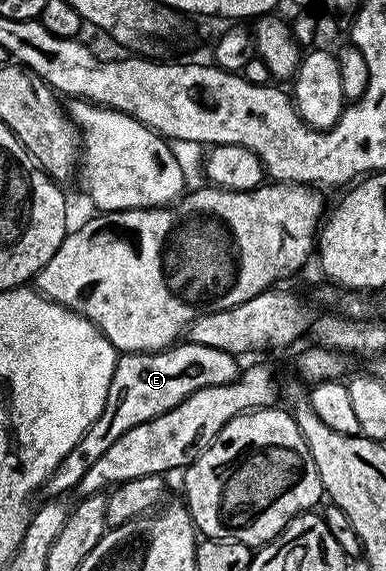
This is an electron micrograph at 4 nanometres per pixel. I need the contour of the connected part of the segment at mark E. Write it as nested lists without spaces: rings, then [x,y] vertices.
[[[176,343],[170,349],[158,349],[155,353],[125,353],[115,362],[113,379],[109,383],[109,395],[105,399],[105,407],[101,415],[87,429],[87,434],[65,455],[65,459],[47,480],[45,489],[52,498],[64,496],[66,489],[78,490],[81,478],[129,427],[137,427],[137,423],[145,423],[181,403],[193,391],[203,387],[217,387],[235,380],[237,368],[236,358],[225,351],[217,351],[217,347],[205,347],[190,343]]]

